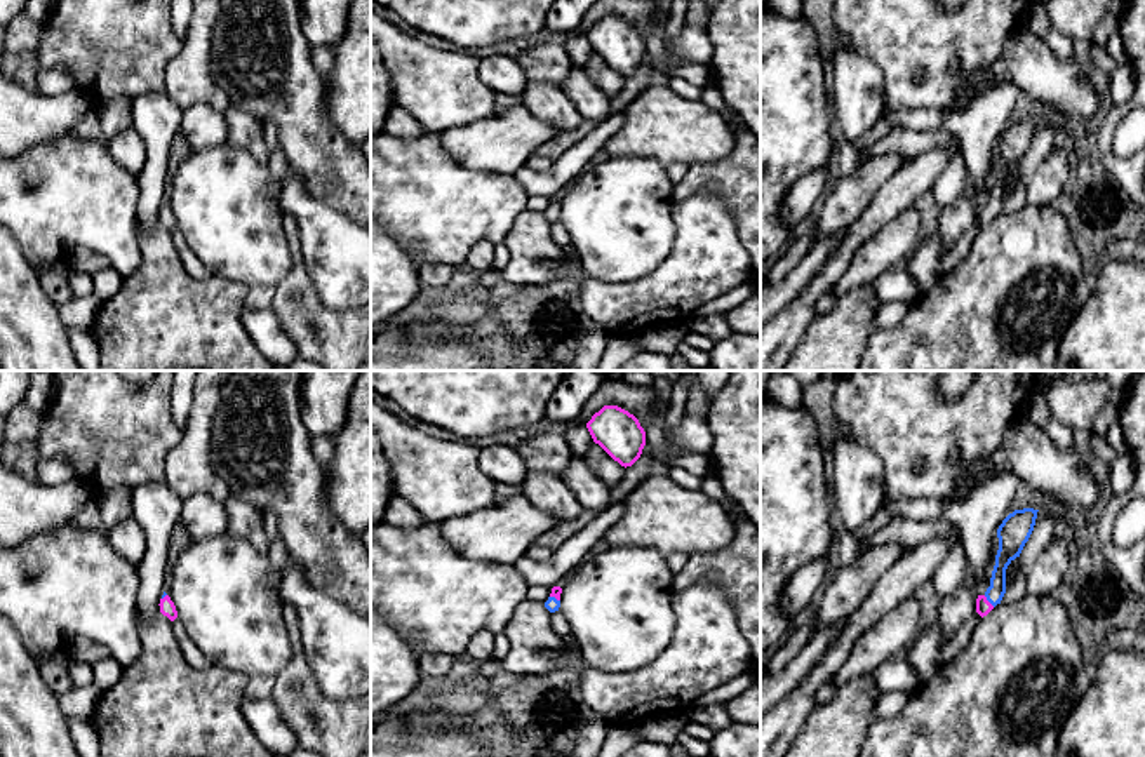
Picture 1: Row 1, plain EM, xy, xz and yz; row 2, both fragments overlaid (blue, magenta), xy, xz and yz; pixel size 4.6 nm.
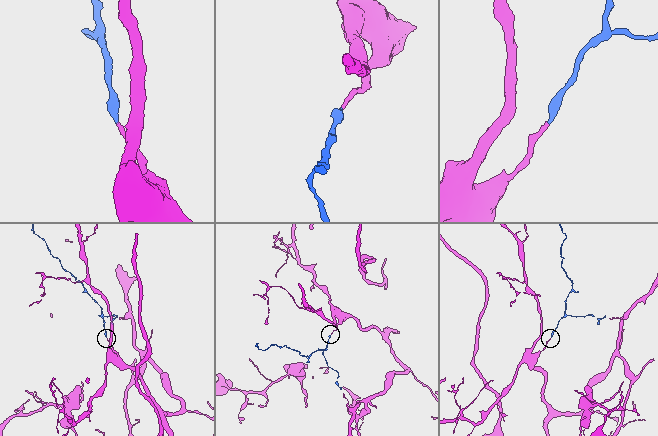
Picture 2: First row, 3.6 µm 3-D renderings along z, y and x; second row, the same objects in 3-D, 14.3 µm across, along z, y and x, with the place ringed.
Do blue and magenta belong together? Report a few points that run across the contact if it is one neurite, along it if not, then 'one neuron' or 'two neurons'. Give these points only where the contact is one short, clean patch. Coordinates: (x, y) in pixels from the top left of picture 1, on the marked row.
line yz (1008, 550), (989, 601), (984, 606); one neuron

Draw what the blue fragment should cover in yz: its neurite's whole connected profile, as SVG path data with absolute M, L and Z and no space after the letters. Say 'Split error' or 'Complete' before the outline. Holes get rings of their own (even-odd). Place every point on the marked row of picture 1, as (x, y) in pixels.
Split error. M1034 508L1014 510L999 526L999 550L995 555L990 586L976 599L976 613L981 618L1001 604L1006 593L1006 569L1016 557L1020 557L1025 543L1028 541L1035 526L1037 512L1039 510Z

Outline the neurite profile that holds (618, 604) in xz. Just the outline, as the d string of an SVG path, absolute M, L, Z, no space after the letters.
M646 546L606 548L579 564L560 585L559 607L571 626L579 658L600 672L632 672L656 660L675 628L672 581L666 557Z

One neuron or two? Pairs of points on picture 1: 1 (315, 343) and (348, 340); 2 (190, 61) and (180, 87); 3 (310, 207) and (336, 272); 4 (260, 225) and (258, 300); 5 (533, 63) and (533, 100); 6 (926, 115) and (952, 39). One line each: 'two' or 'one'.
1: one
2: one
3: one
4: two
5: two
6: two

